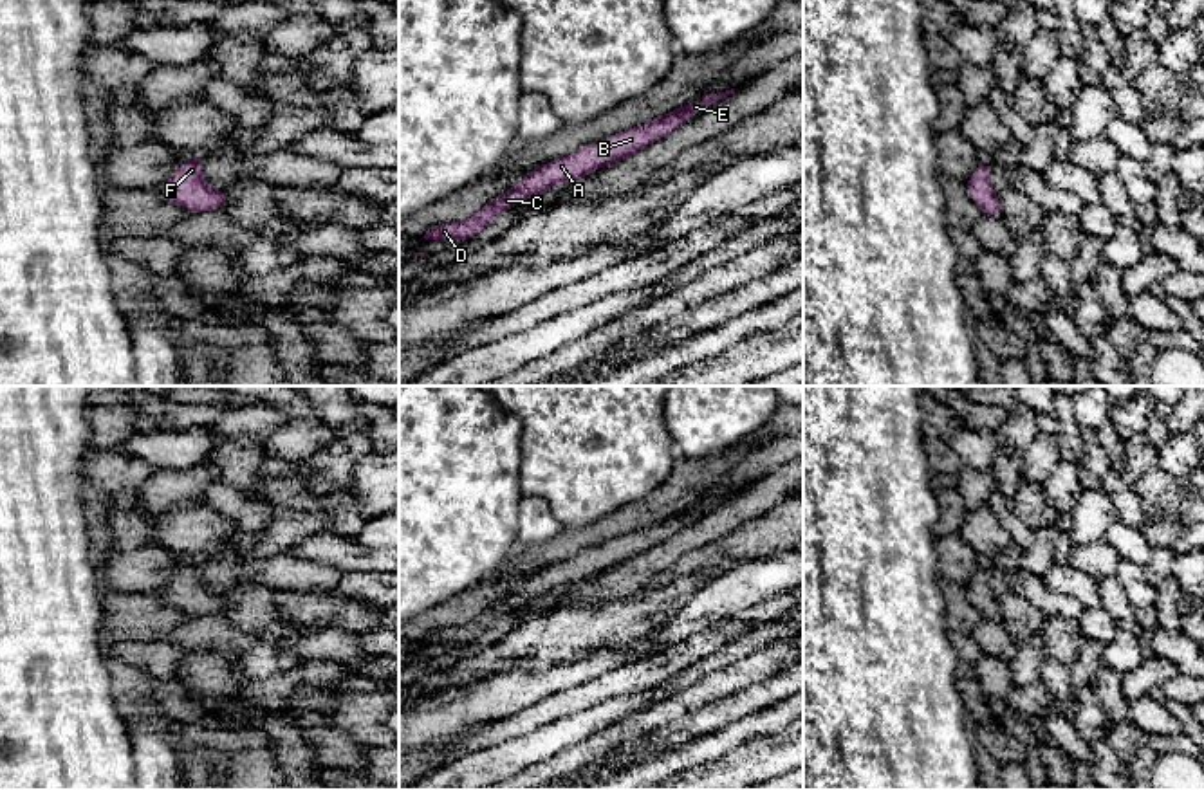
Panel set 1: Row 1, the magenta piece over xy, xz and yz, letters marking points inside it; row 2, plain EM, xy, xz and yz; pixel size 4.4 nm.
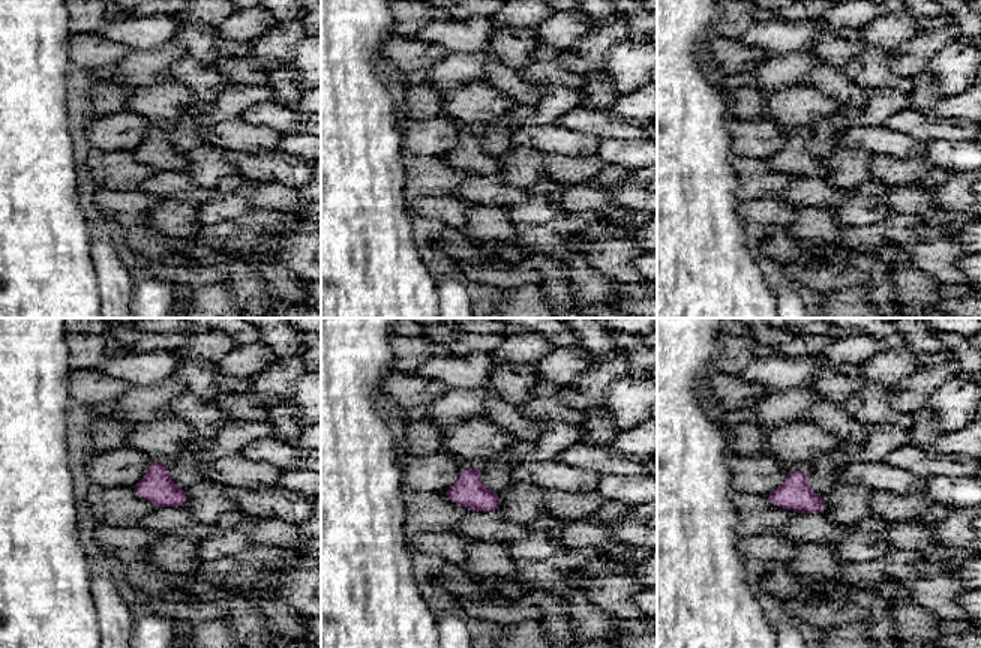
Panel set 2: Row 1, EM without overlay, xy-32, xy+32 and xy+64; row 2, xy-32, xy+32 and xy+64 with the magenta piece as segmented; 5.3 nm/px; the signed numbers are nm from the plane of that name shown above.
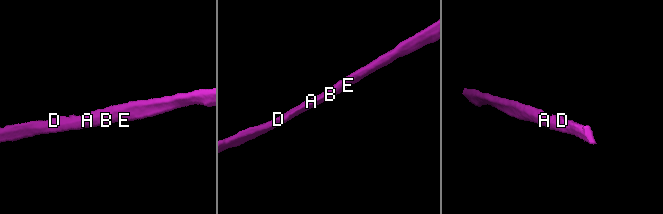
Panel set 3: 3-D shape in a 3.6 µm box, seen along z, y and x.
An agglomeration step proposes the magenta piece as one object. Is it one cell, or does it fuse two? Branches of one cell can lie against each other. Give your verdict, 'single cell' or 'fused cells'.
single cell

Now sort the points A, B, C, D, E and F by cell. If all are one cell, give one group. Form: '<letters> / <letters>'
A B C D E F

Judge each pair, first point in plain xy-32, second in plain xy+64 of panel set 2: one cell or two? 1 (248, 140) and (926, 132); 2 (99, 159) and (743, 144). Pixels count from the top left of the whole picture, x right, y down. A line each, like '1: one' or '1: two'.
1: two
2: two

